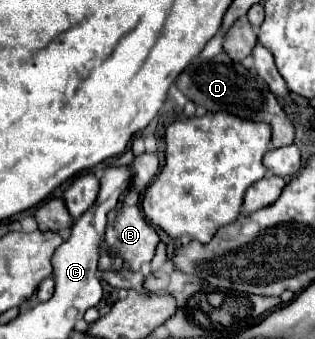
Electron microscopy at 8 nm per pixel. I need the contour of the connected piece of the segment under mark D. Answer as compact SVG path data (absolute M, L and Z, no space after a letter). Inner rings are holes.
M219 53L209 61L203 61L199 65L187 67L179 79L177 79L177 89L185 93L193 103L207 111L219 111L225 109L229 113L235 113L239 117L247 117L251 121L265 121L273 129L271 137L271 149L291 145L295 139L295 127L277 103L277 97L255 77L251 75L245 67L235 65L227 53Z

